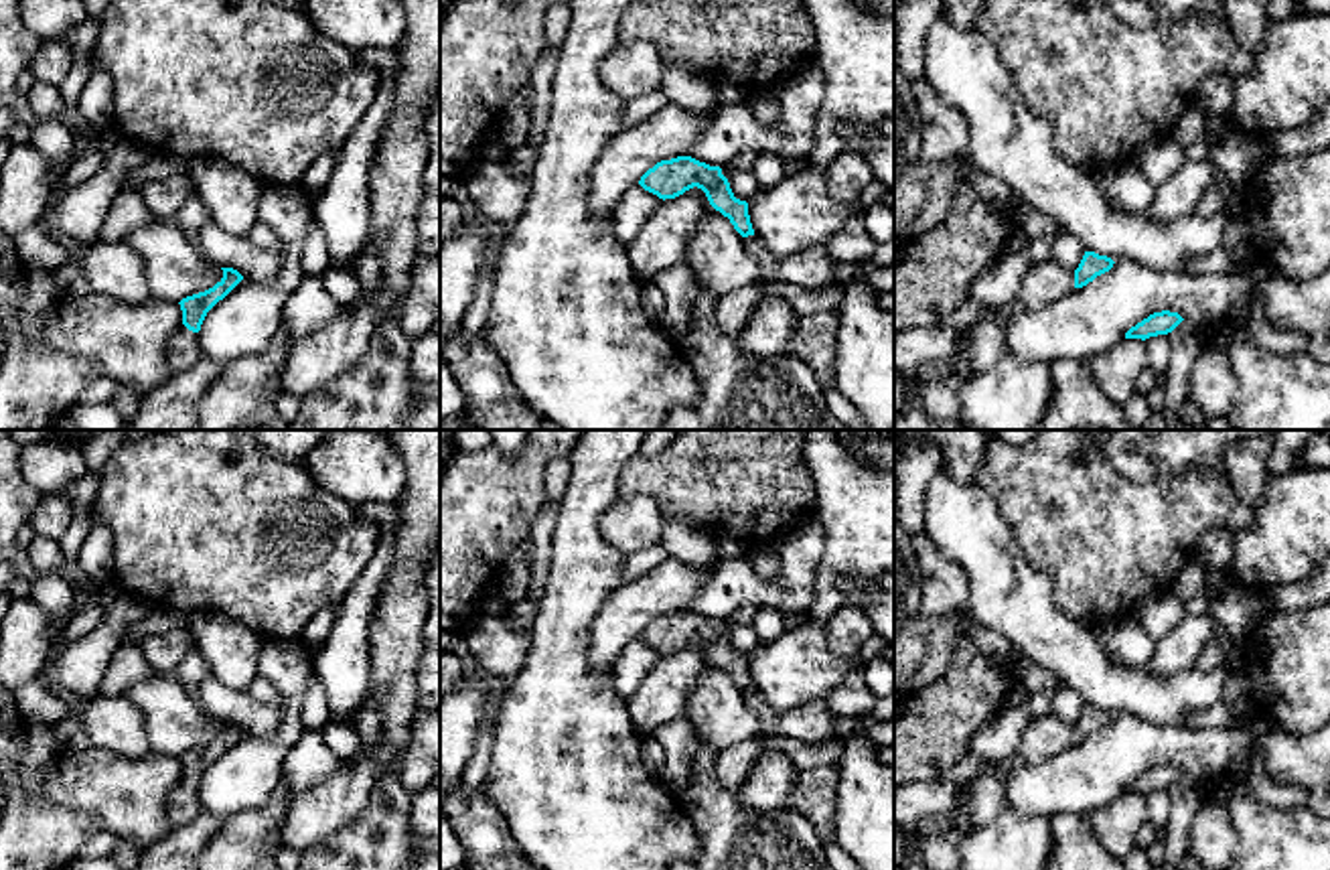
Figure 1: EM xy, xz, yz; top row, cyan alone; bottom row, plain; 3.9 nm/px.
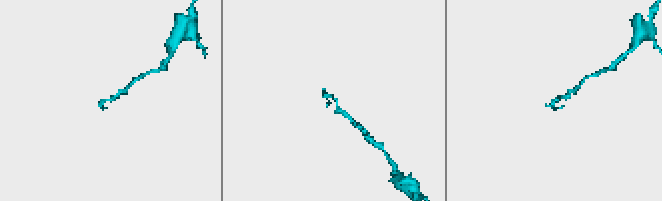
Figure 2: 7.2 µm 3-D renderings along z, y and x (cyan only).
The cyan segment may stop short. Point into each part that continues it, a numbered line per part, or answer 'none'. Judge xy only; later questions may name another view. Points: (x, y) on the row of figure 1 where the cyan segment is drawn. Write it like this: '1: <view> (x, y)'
1: xy (185, 351)

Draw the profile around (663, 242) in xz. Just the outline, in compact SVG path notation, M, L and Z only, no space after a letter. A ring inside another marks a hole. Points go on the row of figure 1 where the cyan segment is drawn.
M697 187L665 199L647 219L643 231L626 243L635 276L645 284L675 264L689 264L689 237L712 209Z

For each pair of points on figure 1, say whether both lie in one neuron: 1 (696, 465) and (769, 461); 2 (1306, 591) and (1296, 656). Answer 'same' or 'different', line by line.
1: same
2: different

